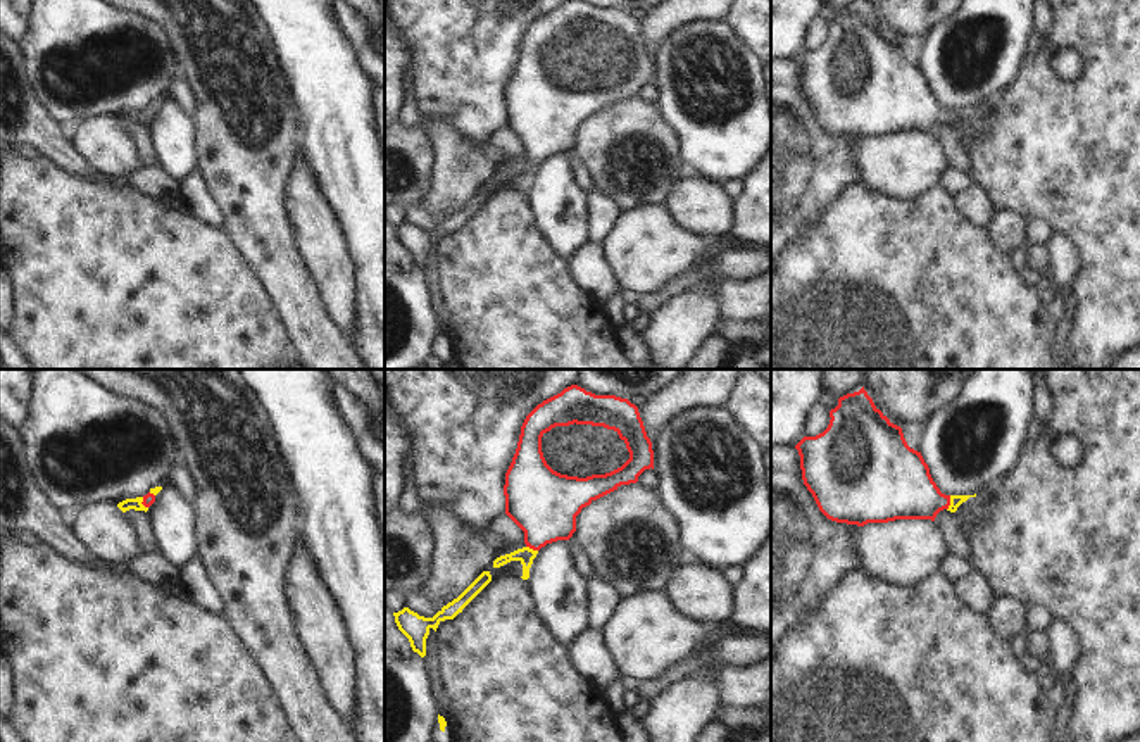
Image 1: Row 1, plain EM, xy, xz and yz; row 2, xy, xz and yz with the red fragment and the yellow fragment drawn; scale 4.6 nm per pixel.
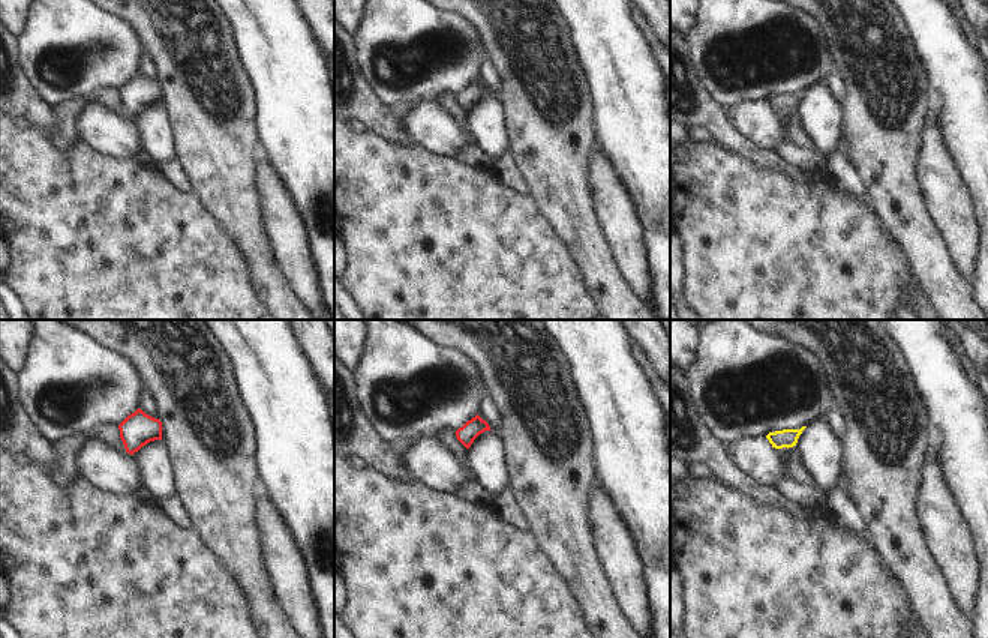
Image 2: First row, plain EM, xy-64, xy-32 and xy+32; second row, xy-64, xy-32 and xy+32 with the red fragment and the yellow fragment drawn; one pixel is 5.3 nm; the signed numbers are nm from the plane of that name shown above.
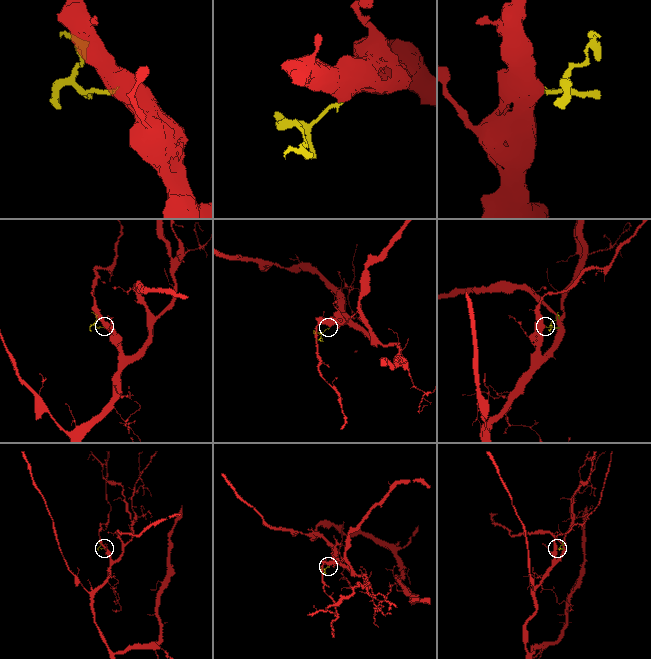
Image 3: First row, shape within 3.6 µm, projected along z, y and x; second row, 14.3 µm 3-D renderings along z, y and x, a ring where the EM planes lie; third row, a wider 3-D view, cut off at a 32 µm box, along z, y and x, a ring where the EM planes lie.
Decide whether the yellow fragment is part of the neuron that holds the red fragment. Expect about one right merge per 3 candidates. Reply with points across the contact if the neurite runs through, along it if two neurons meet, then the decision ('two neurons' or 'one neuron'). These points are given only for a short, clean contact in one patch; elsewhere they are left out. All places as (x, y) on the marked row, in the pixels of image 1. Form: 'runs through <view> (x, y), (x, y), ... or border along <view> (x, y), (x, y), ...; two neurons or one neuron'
runs through yz (899, 485), (925, 501), (949, 503), (956, 501); one neuron

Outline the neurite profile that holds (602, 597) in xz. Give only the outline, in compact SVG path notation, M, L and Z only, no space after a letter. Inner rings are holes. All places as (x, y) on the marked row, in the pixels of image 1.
M597 576L586 578L590 628L602 630L619 601L619 592L609 582Z

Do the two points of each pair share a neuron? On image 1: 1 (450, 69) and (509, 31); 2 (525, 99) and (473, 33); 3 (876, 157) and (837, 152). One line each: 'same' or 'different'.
1: same
2: different
3: different

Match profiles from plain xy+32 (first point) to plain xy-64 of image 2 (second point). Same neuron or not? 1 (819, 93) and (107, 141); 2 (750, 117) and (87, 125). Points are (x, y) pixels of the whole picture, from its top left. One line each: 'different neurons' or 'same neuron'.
1: different neurons
2: same neuron

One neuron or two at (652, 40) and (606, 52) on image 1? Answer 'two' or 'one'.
two

